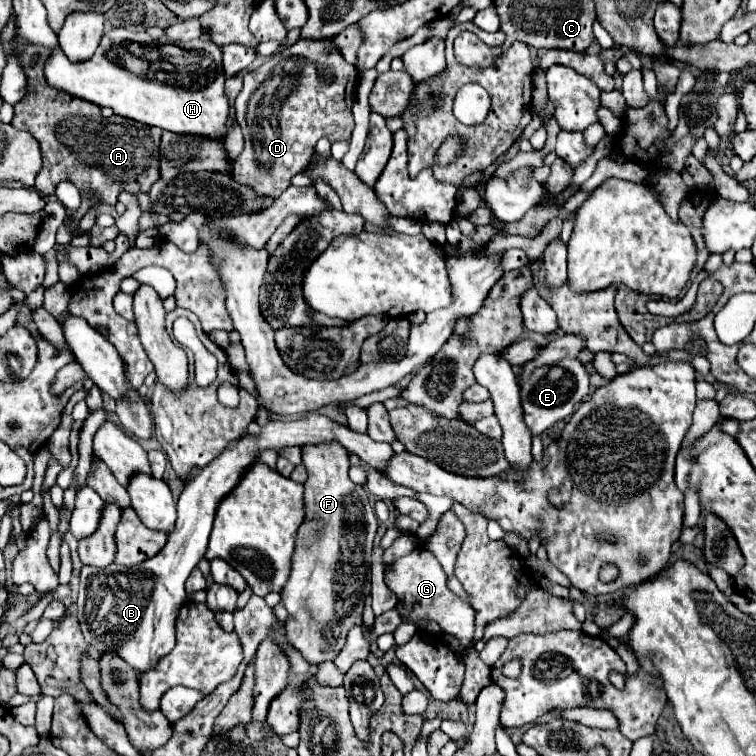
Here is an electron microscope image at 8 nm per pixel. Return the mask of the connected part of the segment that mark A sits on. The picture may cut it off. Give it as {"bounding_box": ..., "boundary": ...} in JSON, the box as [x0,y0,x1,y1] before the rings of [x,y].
{"bounding_box":[11,45,161,217],"boundary":[[[29,45],[29,47],[23,47],[19,51],[19,55],[21,55],[21,67],[27,75],[27,95],[13,107],[15,115],[13,115],[11,125],[15,129],[29,131],[39,141],[41,155],[43,155],[43,169],[37,175],[35,189],[43,197],[51,197],[51,195],[55,195],[57,183],[71,181],[81,191],[81,207],[79,207],[81,217],[87,213],[87,209],[91,209],[97,203],[115,205],[121,191],[127,191],[131,195],[135,195],[137,191],[149,191],[151,185],[159,179],[161,129],[147,127],[143,123],[123,119],[119,115],[113,115],[111,121],[103,119],[101,111],[95,103],[81,101],[73,95],[65,95],[65,91],[57,91],[57,89],[49,87],[45,83],[45,75],[43,75],[43,65],[45,65],[45,59],[49,59],[49,49],[39,47],[39,45]]]}

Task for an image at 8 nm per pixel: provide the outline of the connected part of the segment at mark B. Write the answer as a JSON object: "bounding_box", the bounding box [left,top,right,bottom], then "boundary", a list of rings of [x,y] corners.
{"bounding_box":[77,419,317,679],"boundary":[[[271,419],[257,435],[245,435],[235,447],[225,449],[207,467],[203,467],[197,477],[185,483],[185,489],[177,501],[179,517],[175,531],[169,535],[167,545],[153,559],[131,567],[117,563],[103,569],[83,565],[77,619],[89,647],[95,649],[99,655],[121,655],[121,659],[125,659],[125,663],[129,663],[129,667],[137,671],[137,679],[141,679],[143,673],[153,669],[161,657],[169,655],[169,651],[173,651],[175,647],[175,619],[179,607],[187,601],[185,581],[207,551],[209,533],[221,499],[229,495],[233,487],[237,487],[237,483],[241,481],[243,473],[259,461],[261,451],[281,451],[283,447],[305,445],[313,443],[315,439],[317,427],[305,419]]]}

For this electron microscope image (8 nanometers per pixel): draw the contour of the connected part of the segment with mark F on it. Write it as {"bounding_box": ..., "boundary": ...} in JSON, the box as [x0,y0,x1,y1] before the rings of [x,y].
{"bounding_box":[281,443,375,665],"boundary":[[[317,443],[303,447],[303,465],[307,469],[305,481],[305,509],[307,521],[301,525],[297,535],[297,549],[293,555],[291,575],[281,591],[281,601],[289,613],[285,621],[285,639],[297,649],[303,659],[311,665],[333,661],[345,645],[345,637],[353,625],[361,623],[363,601],[371,591],[369,555],[375,537],[375,525],[367,521],[363,505],[371,505],[365,489],[349,479],[349,453],[341,443]]]}

